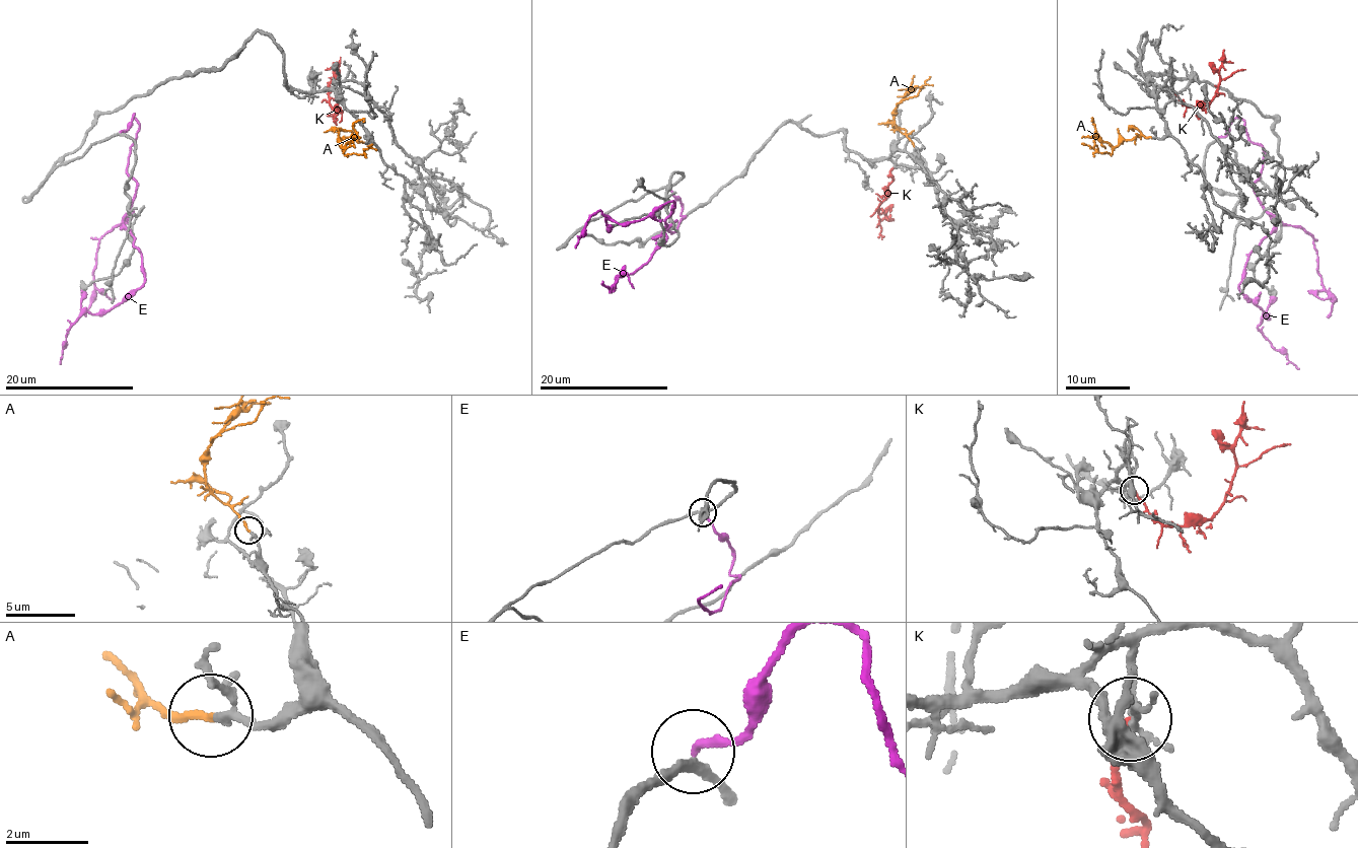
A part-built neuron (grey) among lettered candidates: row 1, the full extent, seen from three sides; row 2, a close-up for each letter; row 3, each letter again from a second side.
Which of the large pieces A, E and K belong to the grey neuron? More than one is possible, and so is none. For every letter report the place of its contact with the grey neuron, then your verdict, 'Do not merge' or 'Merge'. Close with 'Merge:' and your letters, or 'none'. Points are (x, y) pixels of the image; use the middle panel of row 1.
A: Touches grey at (914, 146). Merge
E: Touches grey at (668, 187). Do not merge
K: Touches grey at (894, 167). Merge
Merge: A, K

